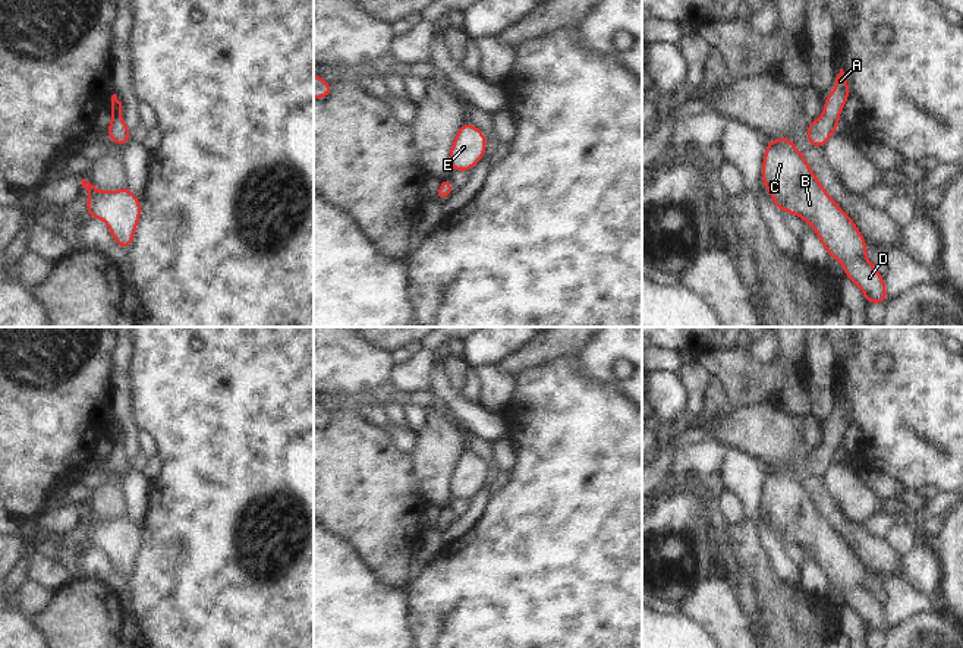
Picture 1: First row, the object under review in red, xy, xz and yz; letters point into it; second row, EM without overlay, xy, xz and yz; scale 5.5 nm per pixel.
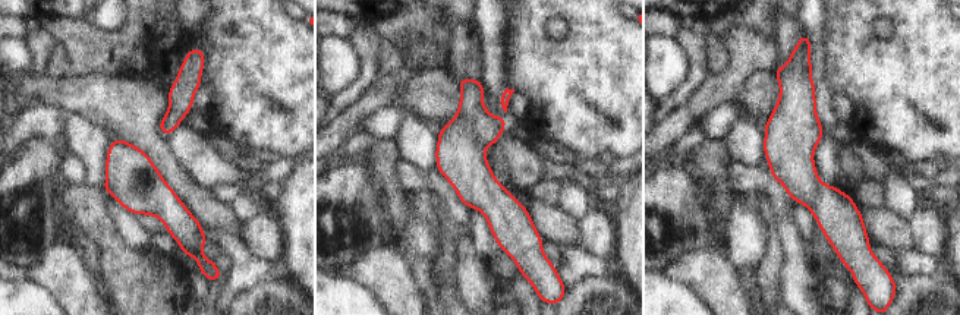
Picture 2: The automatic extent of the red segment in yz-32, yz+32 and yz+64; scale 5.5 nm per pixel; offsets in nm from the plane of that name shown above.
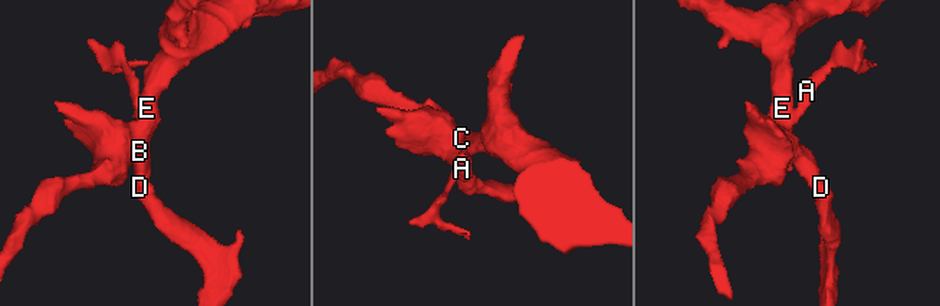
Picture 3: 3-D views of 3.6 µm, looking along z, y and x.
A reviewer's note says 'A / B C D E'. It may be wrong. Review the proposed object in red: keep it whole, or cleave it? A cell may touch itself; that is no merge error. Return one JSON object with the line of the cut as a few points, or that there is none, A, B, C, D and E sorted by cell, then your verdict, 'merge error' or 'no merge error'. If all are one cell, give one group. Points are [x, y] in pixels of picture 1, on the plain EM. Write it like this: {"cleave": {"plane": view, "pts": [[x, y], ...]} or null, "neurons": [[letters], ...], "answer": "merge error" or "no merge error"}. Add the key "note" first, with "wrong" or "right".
{"note": "wrong", "cleave": null, "neurons": [["A", "B", "C", "D", "E"]], "answer": "no merge error"}

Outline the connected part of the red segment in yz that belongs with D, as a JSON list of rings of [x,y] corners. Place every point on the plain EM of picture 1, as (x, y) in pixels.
[[[790,466],[767,471],[762,513],[771,520],[771,529],[780,540],[796,542],[813,556],[828,585],[841,591],[844,604],[860,616],[868,633],[888,629],[885,607],[866,586],[868,570],[821,515]]]

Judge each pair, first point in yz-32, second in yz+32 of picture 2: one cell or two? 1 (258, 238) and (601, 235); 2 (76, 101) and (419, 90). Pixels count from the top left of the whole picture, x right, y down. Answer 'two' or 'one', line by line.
1: one
2: one

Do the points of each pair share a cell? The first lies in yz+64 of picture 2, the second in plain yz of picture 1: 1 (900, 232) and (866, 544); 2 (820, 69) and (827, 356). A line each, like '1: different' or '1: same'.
1: same
2: same

